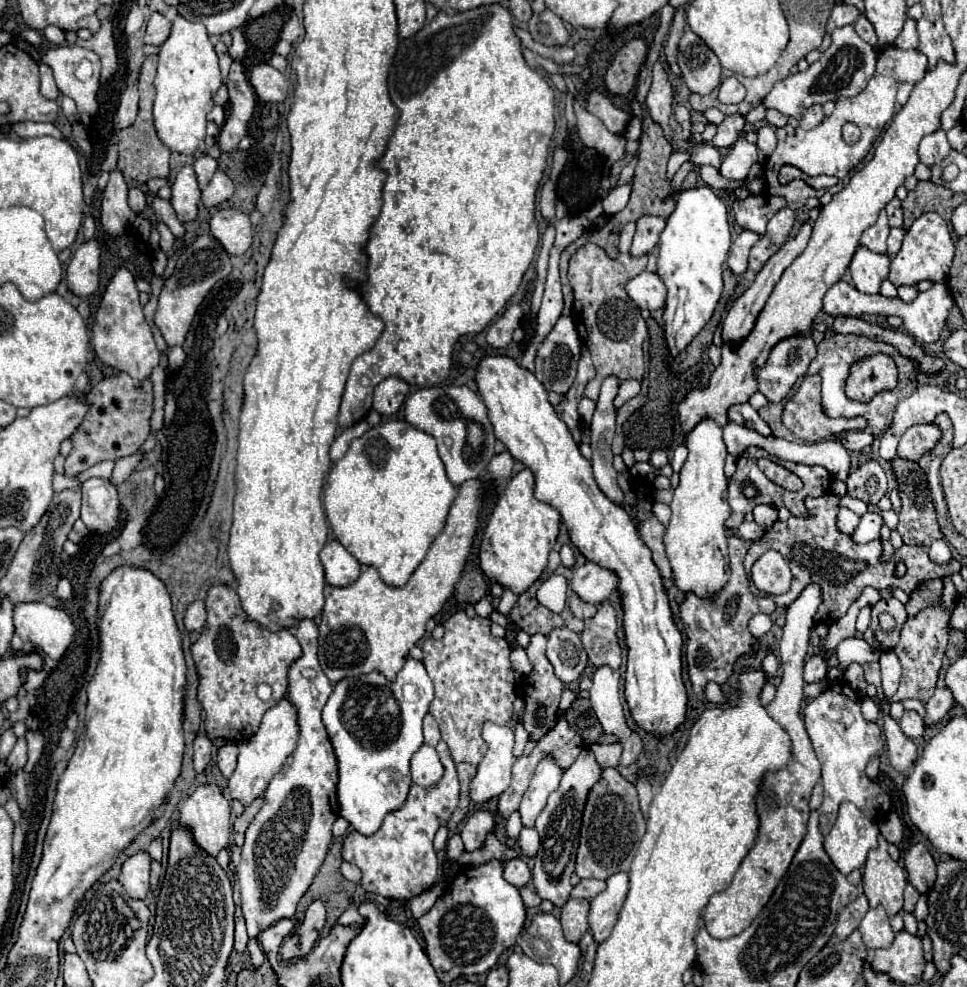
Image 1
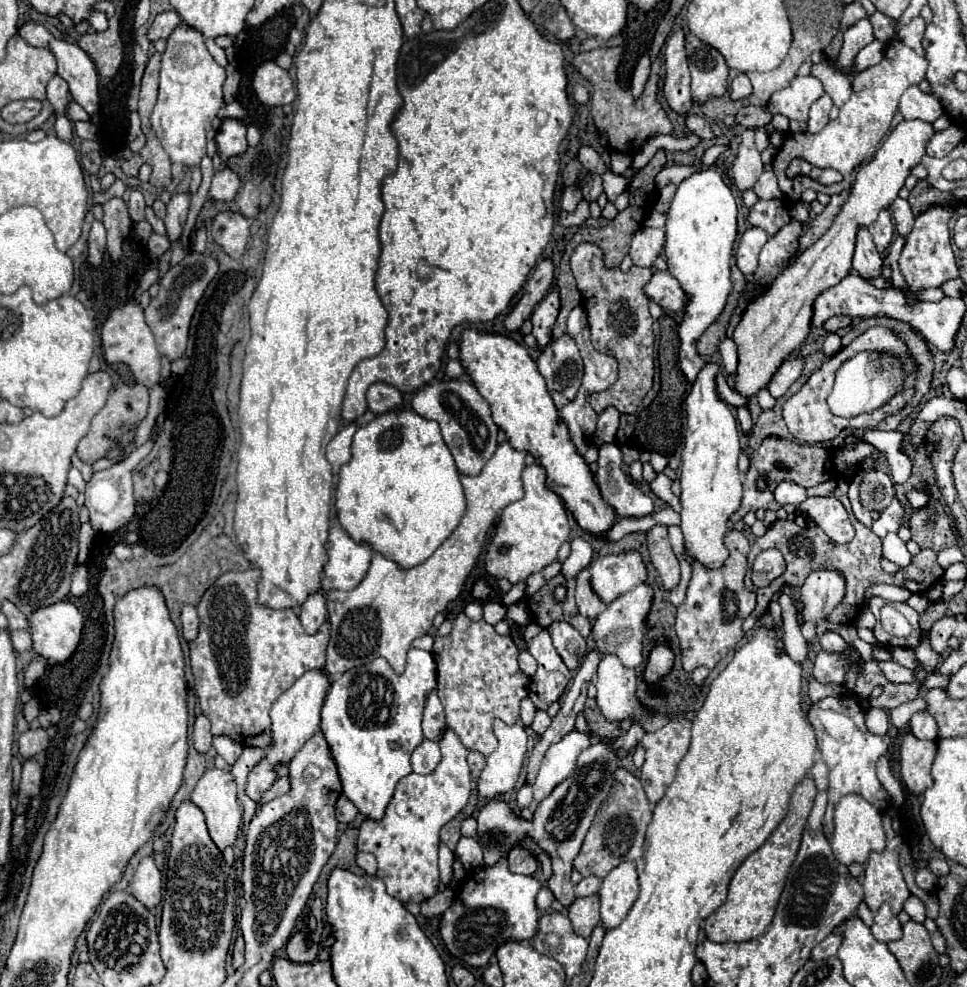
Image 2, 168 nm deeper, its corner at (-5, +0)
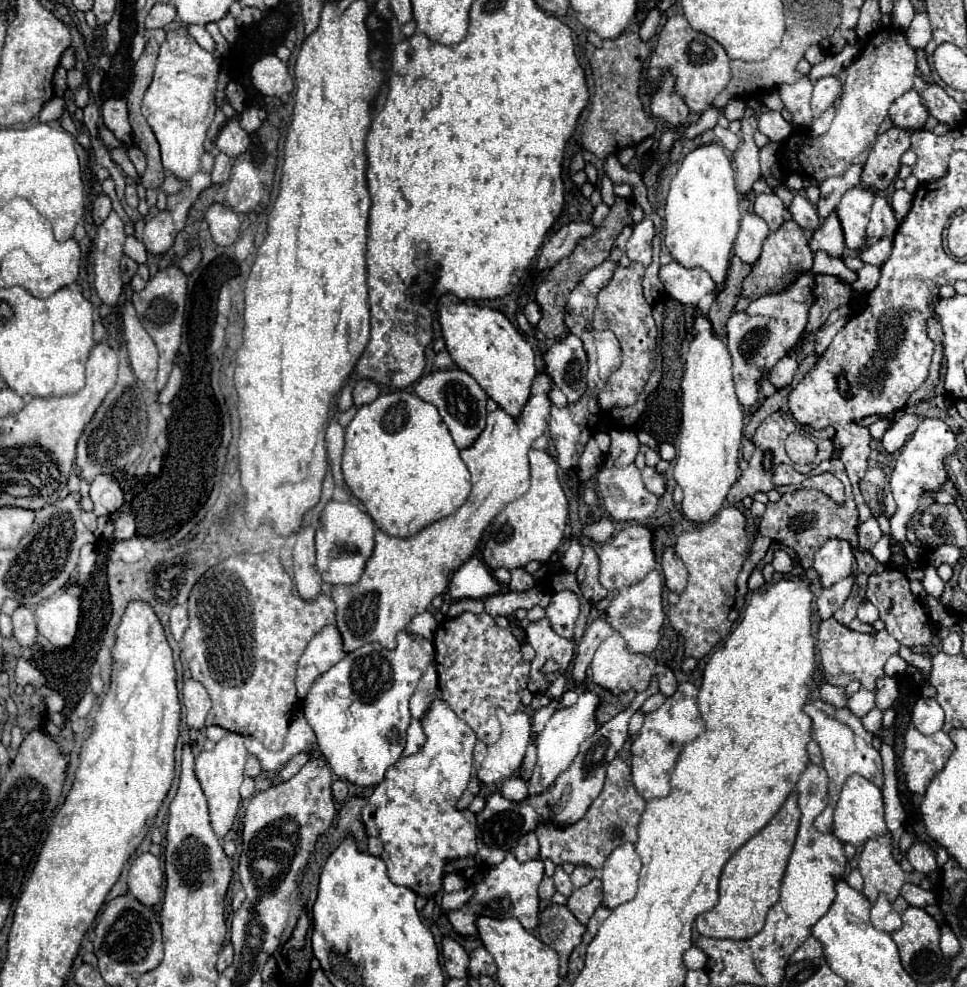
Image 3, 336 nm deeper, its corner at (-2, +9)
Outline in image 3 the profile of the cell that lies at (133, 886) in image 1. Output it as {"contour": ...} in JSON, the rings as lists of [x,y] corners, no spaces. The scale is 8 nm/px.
{"contour":[[[141,853],[133,859],[127,875],[129,893],[139,903],[153,907],[161,899],[161,885],[164,881],[162,864],[155,855]]]}

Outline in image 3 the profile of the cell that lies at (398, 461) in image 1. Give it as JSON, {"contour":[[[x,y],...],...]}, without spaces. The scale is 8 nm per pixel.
{"contour":[[[413,391],[381,393],[373,403],[361,405],[345,429],[343,477],[351,493],[367,507],[375,525],[395,537],[407,537],[423,527],[453,515],[471,493],[471,473],[455,447],[437,407]]]}

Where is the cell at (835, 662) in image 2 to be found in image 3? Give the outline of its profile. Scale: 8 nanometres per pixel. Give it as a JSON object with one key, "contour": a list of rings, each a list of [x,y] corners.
{"contour":[[[825,619],[819,625],[817,633],[817,649],[821,655],[821,671],[823,677],[829,685],[837,687],[847,687],[851,681],[859,681],[863,689],[869,689],[875,693],[875,683],[879,677],[885,677],[883,665],[885,661],[899,651],[899,641],[889,635],[885,629],[875,631],[873,635],[869,633],[857,633],[851,631],[849,627],[841,625],[837,619]]]}

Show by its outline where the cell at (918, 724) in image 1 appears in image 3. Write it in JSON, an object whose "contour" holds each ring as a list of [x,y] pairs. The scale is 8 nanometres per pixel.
{"contour":[[[921,697],[913,707],[911,719],[917,731],[923,735],[933,735],[943,727],[943,709],[933,697]]]}

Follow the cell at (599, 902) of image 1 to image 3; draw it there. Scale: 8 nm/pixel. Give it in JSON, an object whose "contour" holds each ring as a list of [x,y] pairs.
{"contour":[[[633,843],[619,845],[603,863],[603,905],[609,909],[627,903],[637,893],[637,881],[641,871],[641,859]]]}

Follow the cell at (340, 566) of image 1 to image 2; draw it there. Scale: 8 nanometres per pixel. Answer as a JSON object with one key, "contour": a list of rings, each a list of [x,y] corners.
{"contour":[[[334,526],[328,542],[328,564],[324,566],[322,588],[328,590],[352,590],[362,582],[372,560],[372,548],[368,544],[356,544],[344,528]]]}

